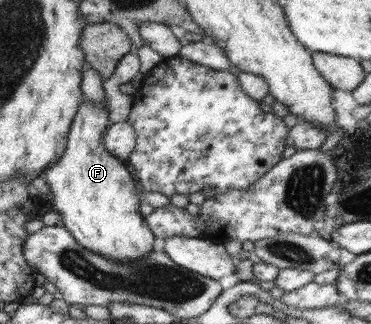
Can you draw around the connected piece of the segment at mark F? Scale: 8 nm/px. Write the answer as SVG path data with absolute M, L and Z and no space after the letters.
M83 95L83 103L75 114L74 126L71 127L70 142L67 151L54 167L43 174L44 181L50 187L50 209L61 215L60 224L69 229L79 246L102 255L105 259L112 259L118 263L137 261L154 251L154 234L150 231L147 222L139 212L139 191L131 177L126 163L115 156L111 156L103 144L103 133L111 125L107 108L107 97L101 104L93 104Z

